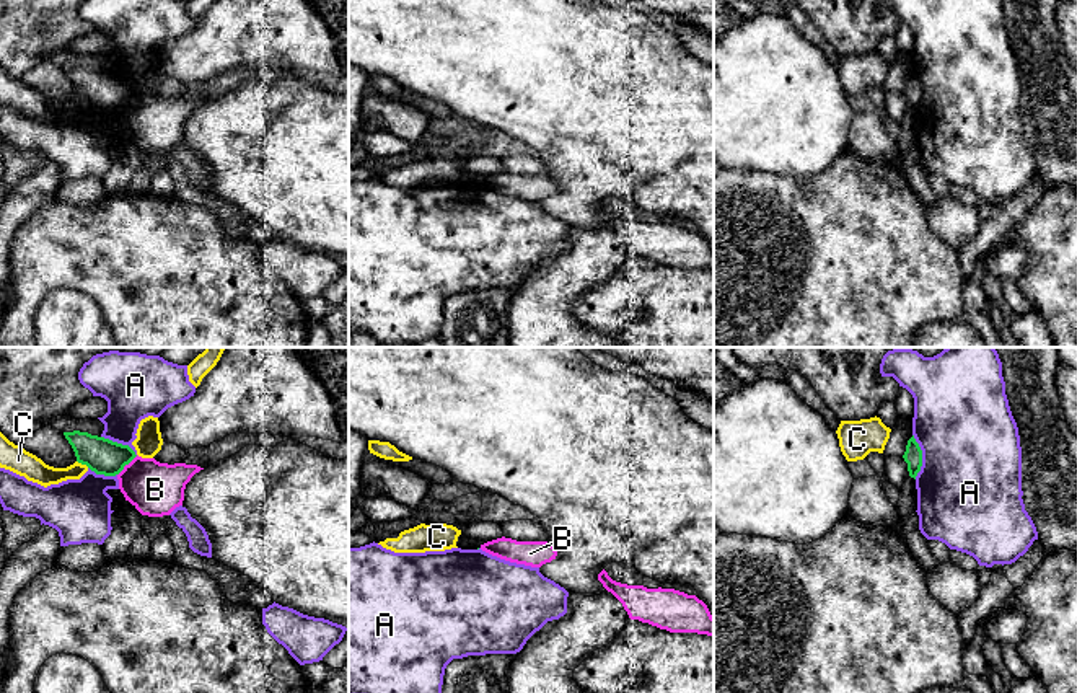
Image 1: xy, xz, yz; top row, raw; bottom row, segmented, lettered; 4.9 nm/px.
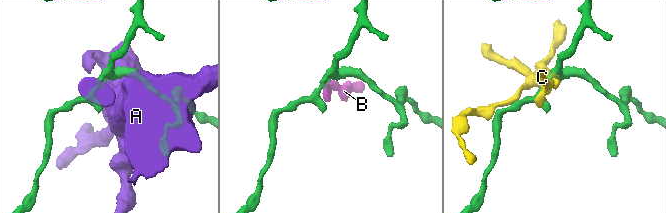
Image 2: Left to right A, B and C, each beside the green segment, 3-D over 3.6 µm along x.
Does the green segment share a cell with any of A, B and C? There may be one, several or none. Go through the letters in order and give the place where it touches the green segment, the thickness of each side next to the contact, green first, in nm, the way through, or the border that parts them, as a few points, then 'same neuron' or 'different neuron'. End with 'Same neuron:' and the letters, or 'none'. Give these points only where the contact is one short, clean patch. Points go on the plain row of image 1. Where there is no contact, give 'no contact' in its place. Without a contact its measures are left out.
A: meets green in yz at (921, 92); 90 nm thick on the green side, 500 nm on the other; different neuron
B: meets green in xy at (126, 98); 180 nm thick on the green side, 260 nm on the other; border along xy (137, 90), (118, 110); different neuron
C: meets green in xy at (83, 98); 180 nm thick on the green side, 120 nm on the other; different neuron
Same neuron: none

